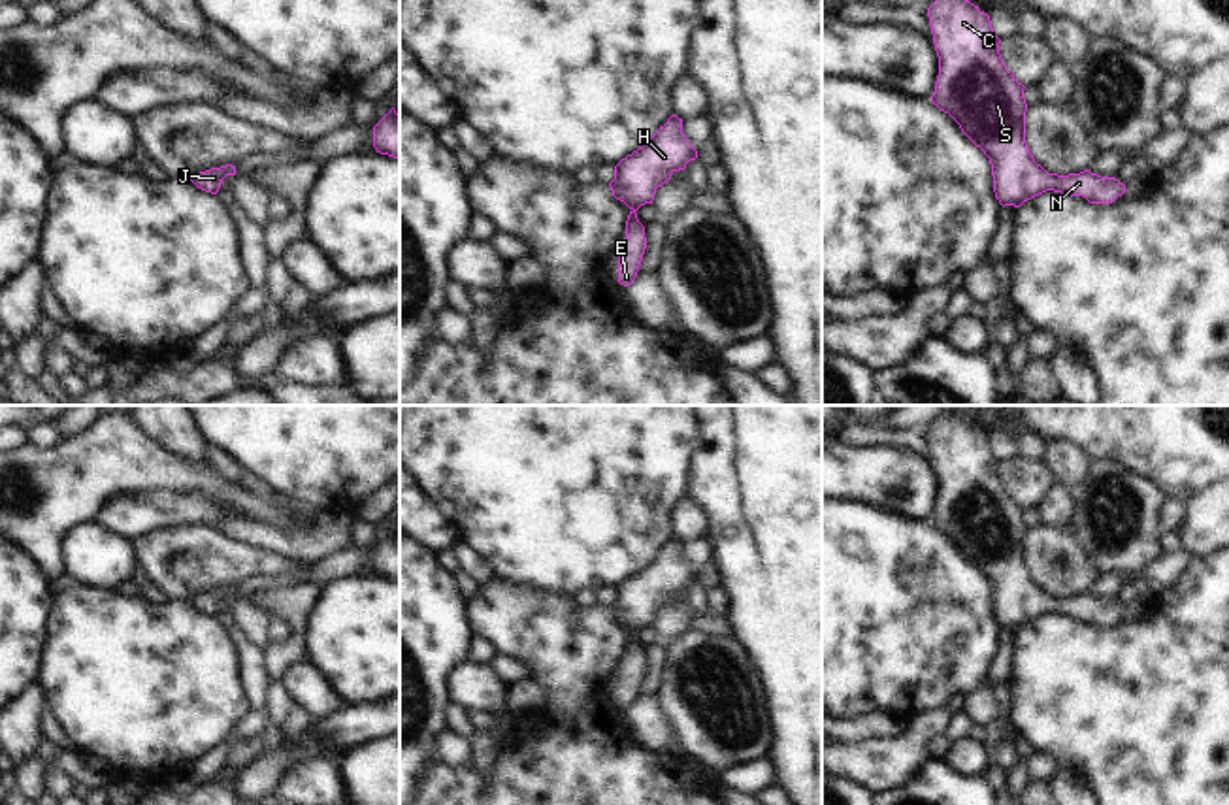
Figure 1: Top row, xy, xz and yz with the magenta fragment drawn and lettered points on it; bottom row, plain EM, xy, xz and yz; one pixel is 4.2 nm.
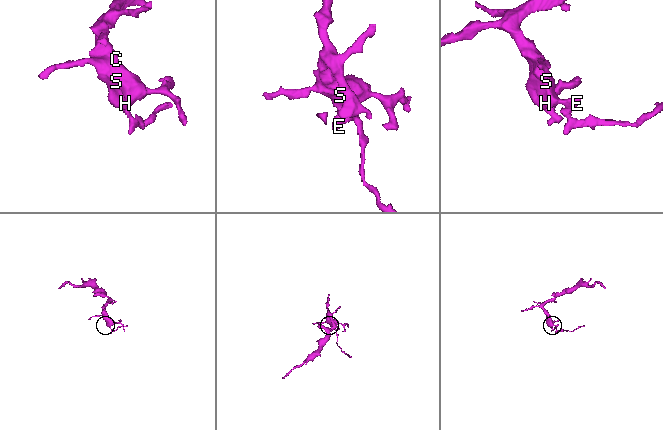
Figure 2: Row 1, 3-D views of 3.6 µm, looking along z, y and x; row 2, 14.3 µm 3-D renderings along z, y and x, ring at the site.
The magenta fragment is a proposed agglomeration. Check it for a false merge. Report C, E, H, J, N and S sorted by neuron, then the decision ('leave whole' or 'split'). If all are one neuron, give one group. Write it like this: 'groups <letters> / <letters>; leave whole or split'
groups C E H J N S; leave whole

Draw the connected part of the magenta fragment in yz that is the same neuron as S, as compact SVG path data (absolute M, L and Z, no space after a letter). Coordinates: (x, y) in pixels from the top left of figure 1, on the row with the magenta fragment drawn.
M935 0L927 8L927 17L939 57L939 75L931 102L948 113L961 132L990 158L993 192L1003 207L1020 207L1046 190L1084 196L1090 204L1112 204L1125 192L1125 185L1116 177L1101 177L1090 170L1057 175L1048 173L1035 162L1025 143L1025 87L1003 64L999 55L1001 40L995 36L988 13L969 0Z

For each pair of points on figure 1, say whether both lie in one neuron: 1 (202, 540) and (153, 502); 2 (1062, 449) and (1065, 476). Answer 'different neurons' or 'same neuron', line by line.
1: different neurons
2: same neuron

